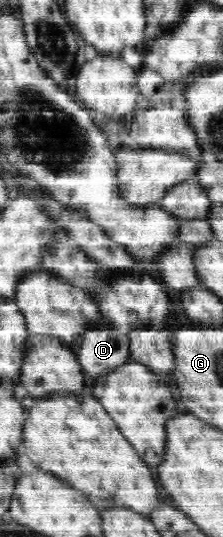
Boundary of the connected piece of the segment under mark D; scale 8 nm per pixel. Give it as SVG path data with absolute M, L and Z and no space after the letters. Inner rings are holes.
M110 326L101 330L91 330L81 338L83 342L75 344L79 350L74 350L79 364L89 378L105 376L129 364L130 346L128 334L119 333Z

